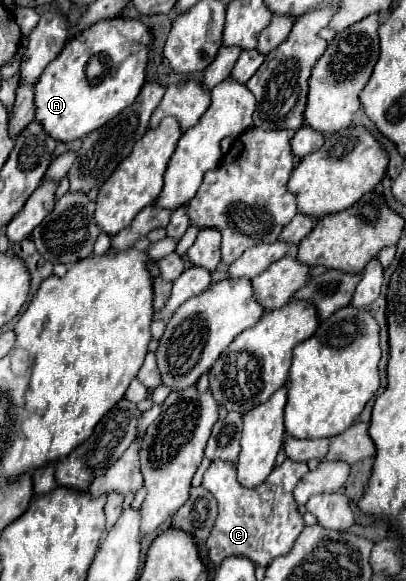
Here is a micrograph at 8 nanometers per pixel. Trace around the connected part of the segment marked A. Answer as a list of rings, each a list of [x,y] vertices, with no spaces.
[[[107,18],[71,38],[35,84],[35,120],[57,142],[73,142],[133,104],[143,82],[151,32],[139,20]]]

